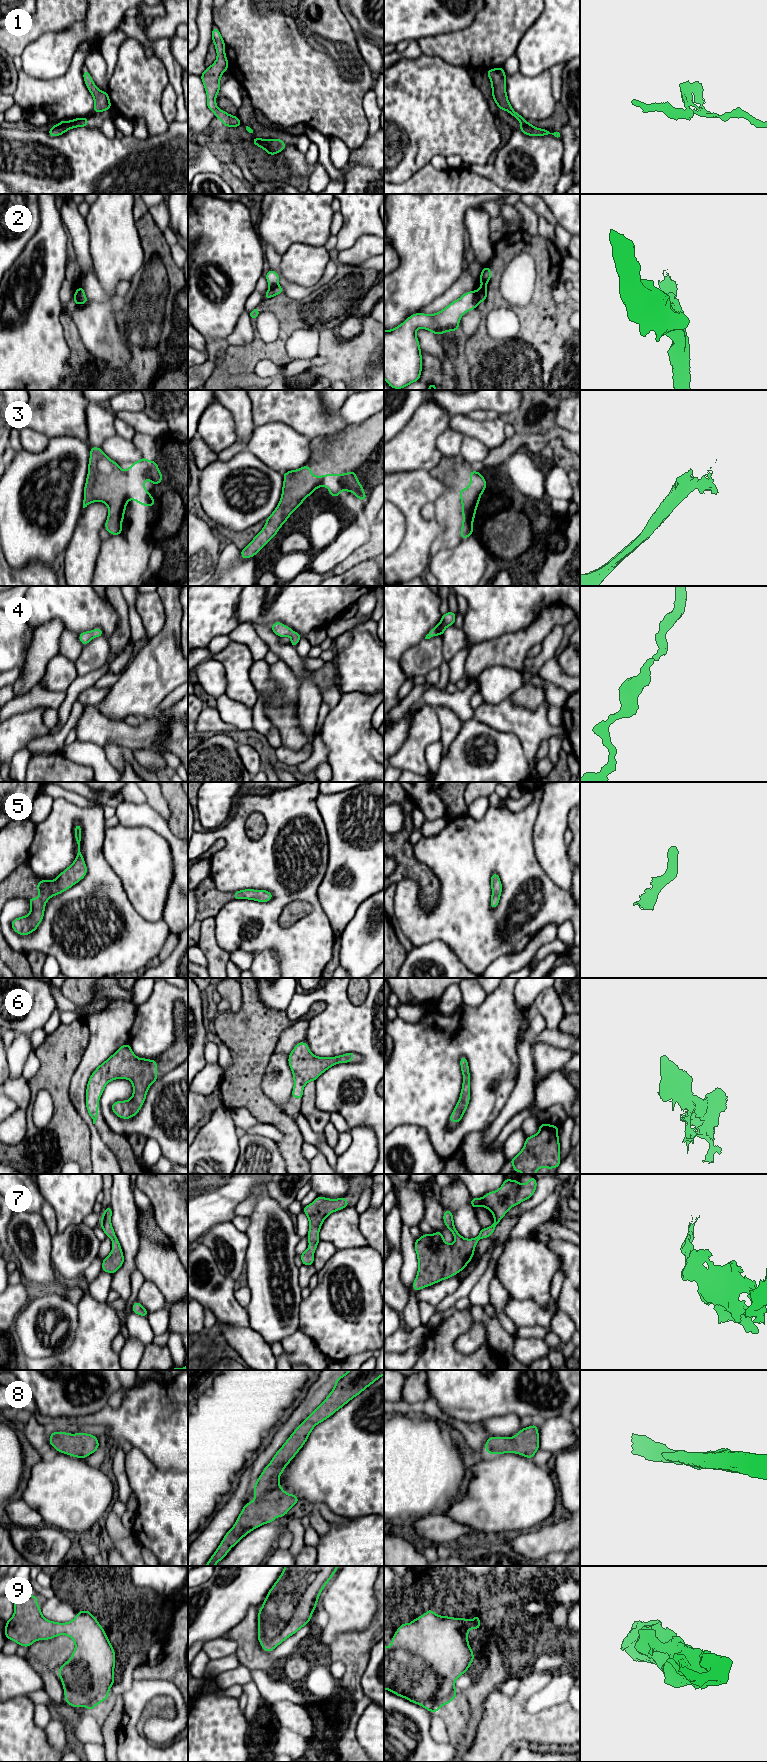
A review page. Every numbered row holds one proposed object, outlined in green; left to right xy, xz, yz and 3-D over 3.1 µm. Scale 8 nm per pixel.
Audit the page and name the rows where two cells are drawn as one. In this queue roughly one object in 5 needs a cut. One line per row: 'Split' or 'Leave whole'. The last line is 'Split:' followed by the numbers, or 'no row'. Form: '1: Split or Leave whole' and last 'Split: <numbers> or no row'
1: Split
2: Split
3: Leave whole
4: Leave whole
5: Leave whole
6: Leave whole
7: Leave whole
8: Leave whole
9: Leave whole
Split: 1, 2

